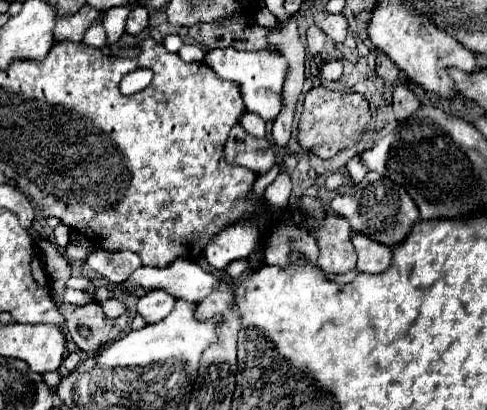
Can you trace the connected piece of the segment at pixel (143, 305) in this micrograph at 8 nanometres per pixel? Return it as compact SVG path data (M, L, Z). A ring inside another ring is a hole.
M151 291L143 297L139 297L137 303L137 313L145 319L145 323L159 323L161 319L165 319L173 307L175 307L177 299L165 291Z

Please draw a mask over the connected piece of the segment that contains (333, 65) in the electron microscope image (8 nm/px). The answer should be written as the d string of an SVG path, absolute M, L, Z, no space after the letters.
M337 60L326 62L320 69L322 80L338 81L343 73L343 65Z

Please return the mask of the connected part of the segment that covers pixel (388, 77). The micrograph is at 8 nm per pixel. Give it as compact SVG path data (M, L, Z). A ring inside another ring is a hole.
M377 53L377 75L385 81L385 85L393 85L399 79L399 69L383 53Z

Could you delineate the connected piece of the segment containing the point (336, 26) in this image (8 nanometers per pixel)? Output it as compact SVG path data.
M325 11L315 13L315 25L335 43L341 45L347 37L347 21L343 15L329 15Z

